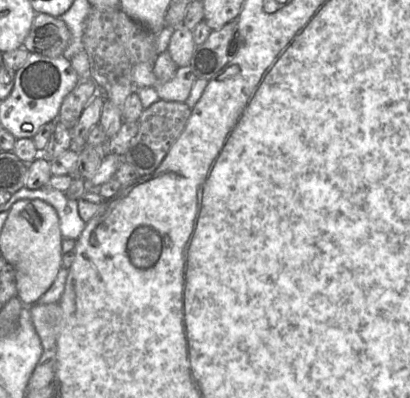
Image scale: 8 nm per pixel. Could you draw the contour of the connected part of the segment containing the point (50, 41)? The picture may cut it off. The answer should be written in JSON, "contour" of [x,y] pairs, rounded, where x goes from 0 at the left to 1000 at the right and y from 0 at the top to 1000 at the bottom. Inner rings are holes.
{"contour":[[[88,33],[76,73],[56,106],[73,136],[115,143],[151,141],[173,83],[154,50],[110,33]]]}

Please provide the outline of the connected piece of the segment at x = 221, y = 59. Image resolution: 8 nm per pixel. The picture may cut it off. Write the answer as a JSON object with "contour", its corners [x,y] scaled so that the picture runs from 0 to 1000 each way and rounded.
{"contour":[[[578,50],[534,75],[517,75],[505,101],[478,113],[463,168],[480,198],[524,196],[571,138],[578,90]]]}

